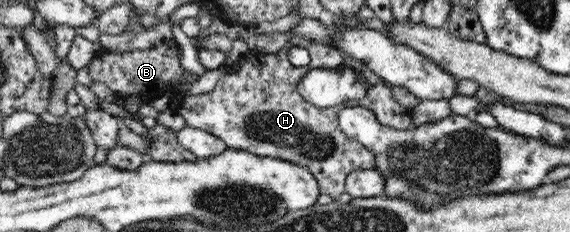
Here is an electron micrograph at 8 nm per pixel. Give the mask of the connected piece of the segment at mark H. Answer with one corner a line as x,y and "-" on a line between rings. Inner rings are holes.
299,38
295,41
291,41
287,44
285,44
277,53
274,54
264,54
263,52
259,52
256,49
249,50
245,52
245,63
239,64
238,68
236,69
235,72
229,72
227,71
224,76
221,76
216,83
216,86
214,89
210,92
204,92
202,94
198,95
190,95
186,96
183,102
181,102
181,107
179,107
179,110
177,113
185,118
186,125
189,127
195,127
197,129
202,129
203,131
209,132
211,135
214,135
215,137
218,137
219,139
222,139
226,144
228,148
235,148
239,150
245,150
254,154
257,154
259,157
271,157
271,158
281,158
283,161
290,161
293,162
295,165
298,166
303,166
306,167
314,176
315,179
317,180
320,193
325,193
325,195
329,195
329,197
332,197
333,202
339,202
339,198
343,193
346,192
345,189
345,182
346,182
346,177
351,173
353,170
373,170
374,165
375,165
375,158
373,155
372,151
369,151
368,149
366,150
365,147
363,147
363,144
361,142
357,142
357,140
353,138
349,138
343,130
341,130
341,127
339,127
338,124
338,115
339,112
343,108
348,108
351,107
352,105
360,105
361,107
366,107
367,109
371,110
375,116
377,116
377,119
379,120
379,123
381,125
386,125
386,126
391,126
393,129
407,129
411,128
411,111
408,110
407,108
401,106
394,98
393,95
391,94
391,86
389,84
385,84
385,82
379,82
378,84
375,84
374,86
369,86
366,84
365,78
362,77
362,73
357,72
357,76
363,80
363,84
365,84
365,88
367,88
367,93
365,93
365,97
363,99
359,99
354,101
353,103
351,101
347,101
345,103
341,103
337,105
336,107
331,107
331,108
319,108
315,107
312,103
309,103
308,101
305,101
303,99
303,96
298,92
298,81
307,73
310,69
315,69
315,68
327,68
327,69
333,69
336,68
339,64
342,63
342,54
339,53
339,50
335,48
335,46
329,46
329,44
321,44
319,42
313,42
313,40
305,40
305,38
-
293,42
297,47
304,47
309,51
310,55
310,62
304,66
304,67
296,67
295,65
291,64
289,62
289,58
287,58
287,52
291,47
293,46

